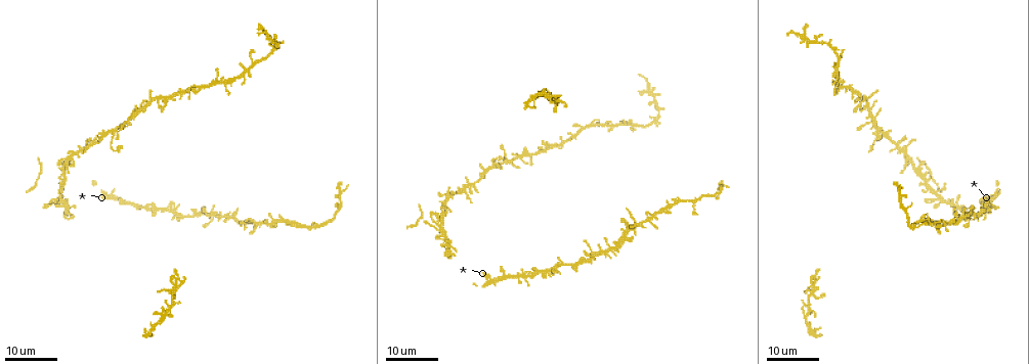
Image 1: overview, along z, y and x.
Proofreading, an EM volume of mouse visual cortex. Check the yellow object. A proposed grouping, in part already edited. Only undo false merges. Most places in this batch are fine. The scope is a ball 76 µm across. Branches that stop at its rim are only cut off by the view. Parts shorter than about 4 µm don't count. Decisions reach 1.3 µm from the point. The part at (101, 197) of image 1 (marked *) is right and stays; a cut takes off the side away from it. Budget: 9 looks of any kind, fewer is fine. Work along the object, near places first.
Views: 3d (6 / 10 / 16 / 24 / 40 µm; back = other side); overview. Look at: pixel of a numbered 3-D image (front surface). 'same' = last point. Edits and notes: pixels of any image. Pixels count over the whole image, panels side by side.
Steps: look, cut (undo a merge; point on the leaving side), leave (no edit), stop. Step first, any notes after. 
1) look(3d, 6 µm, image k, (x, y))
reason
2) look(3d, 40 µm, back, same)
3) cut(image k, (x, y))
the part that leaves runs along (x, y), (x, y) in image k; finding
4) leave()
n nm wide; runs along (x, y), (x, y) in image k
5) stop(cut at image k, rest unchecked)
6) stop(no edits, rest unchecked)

look(3d, 16 µm, image 1, (926, 181))
small branch off a trunk

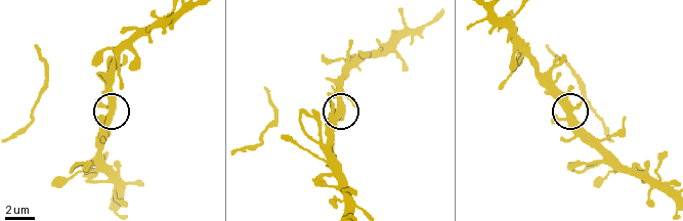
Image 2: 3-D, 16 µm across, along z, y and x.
look(3d, 6 µm, image 2, (573, 109))
closer look

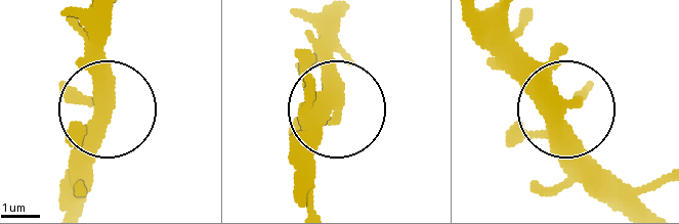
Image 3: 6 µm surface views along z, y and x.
leave()
370 nm wide; continuous, no second neuron

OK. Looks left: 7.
look(3d, 16 µm, image 1, (495, 164))

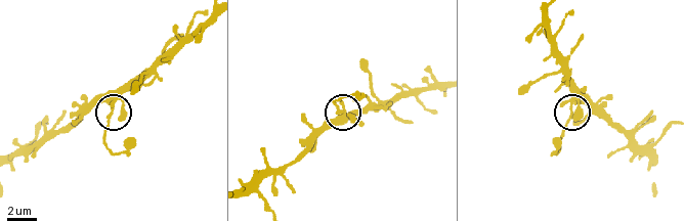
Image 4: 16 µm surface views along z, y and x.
look(3d, 6 µm, image 4, (340, 112))

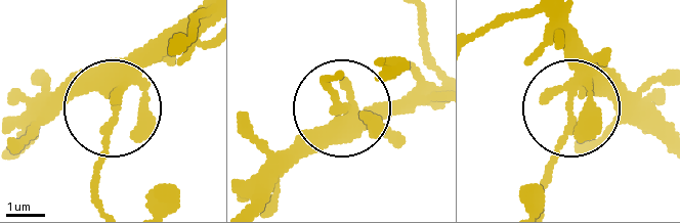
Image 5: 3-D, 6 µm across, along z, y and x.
leave()
all the same neuron

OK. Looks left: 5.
look(3d, 24 µm, image 1, (825, 42))
narrows sharply

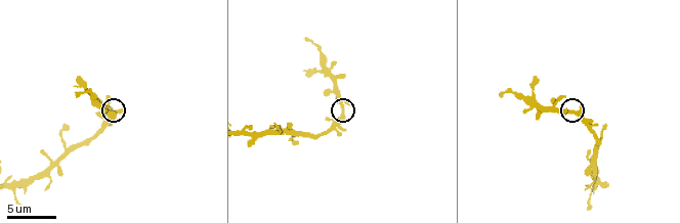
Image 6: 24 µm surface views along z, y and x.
look(3d, 10 µm, image 6, (343, 109))

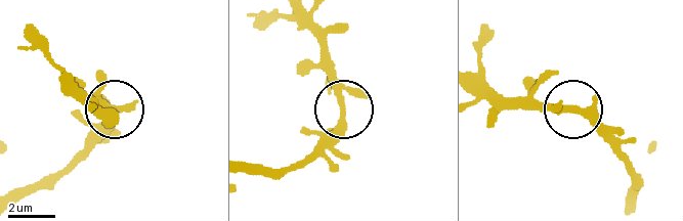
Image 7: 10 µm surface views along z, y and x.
leave()
continuous, no second neuron

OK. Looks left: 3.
look(3d, 16 µm, image 1, (256, 223))
thin arm on a thick one

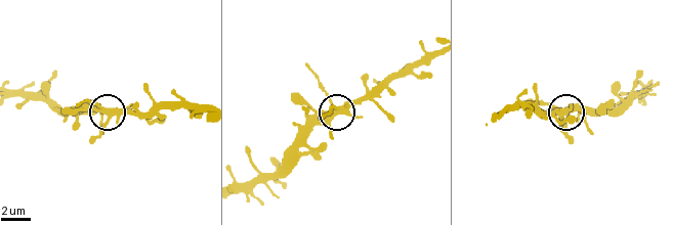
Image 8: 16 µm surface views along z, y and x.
look(3d, 10 µm, image 8, (107, 112))
closer look

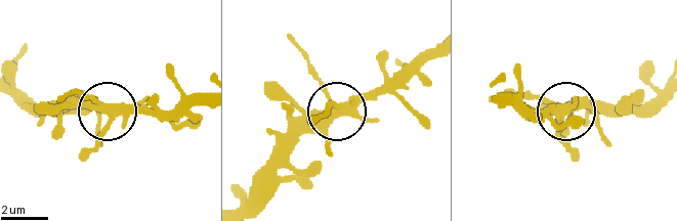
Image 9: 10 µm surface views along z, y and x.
leave()
side arm 28 µm; runs along (12, 94), (27, 106), (164, 112) in image 9; all the same neuron

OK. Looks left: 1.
stop(no edits, rest unchecked)

